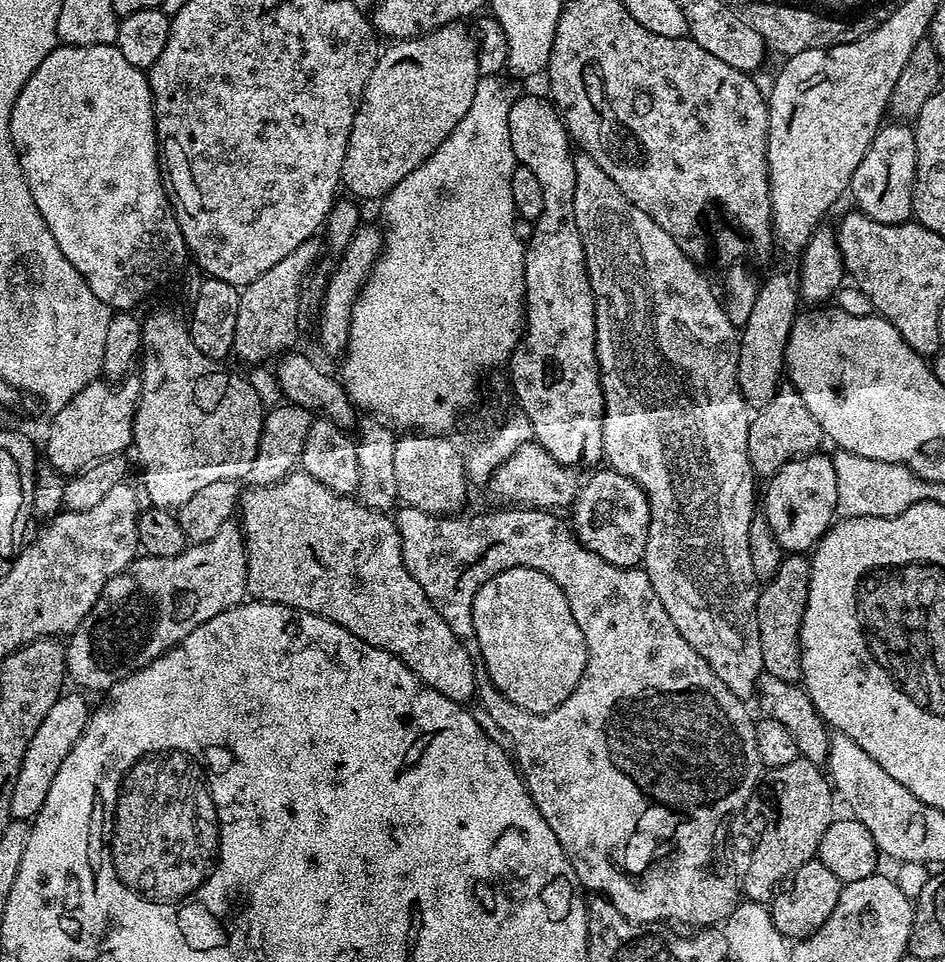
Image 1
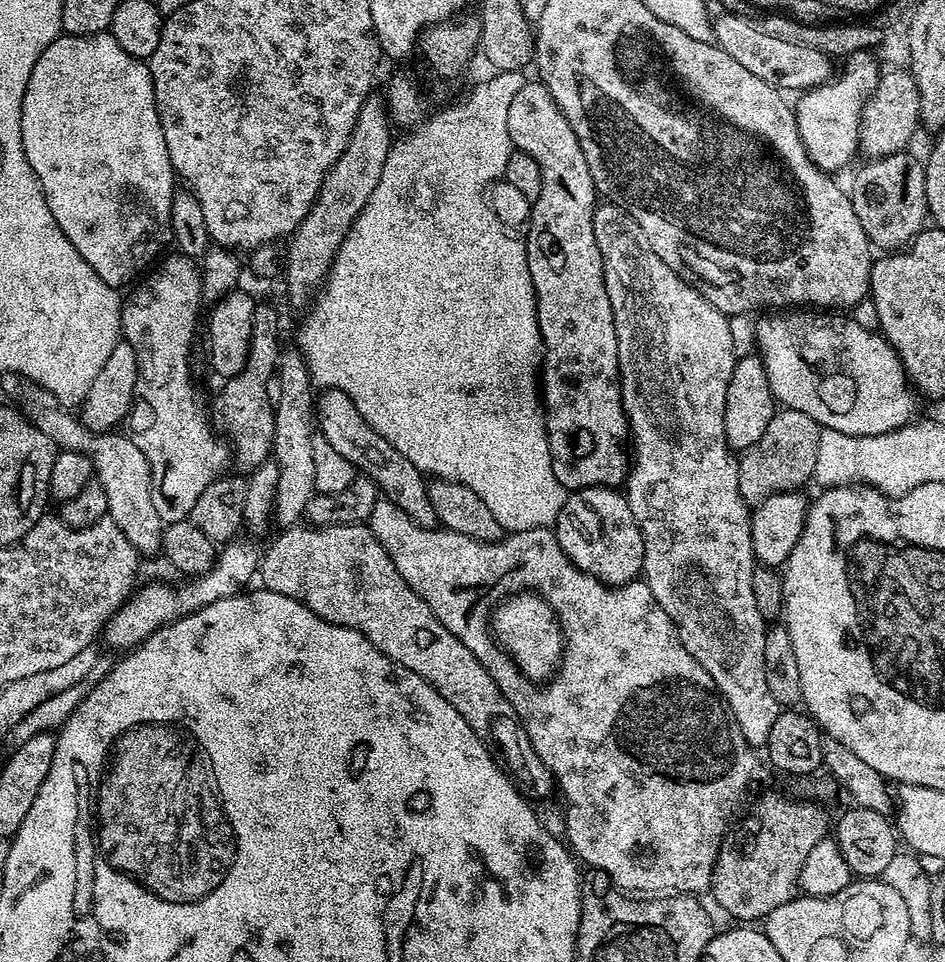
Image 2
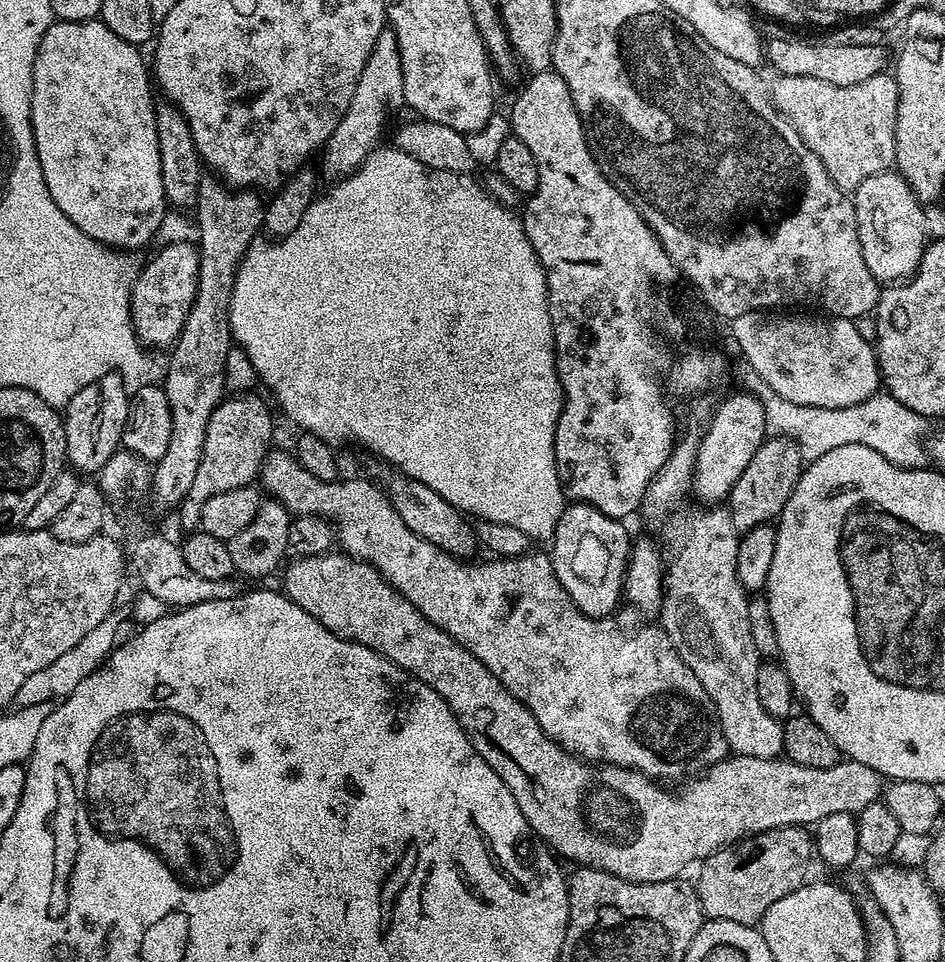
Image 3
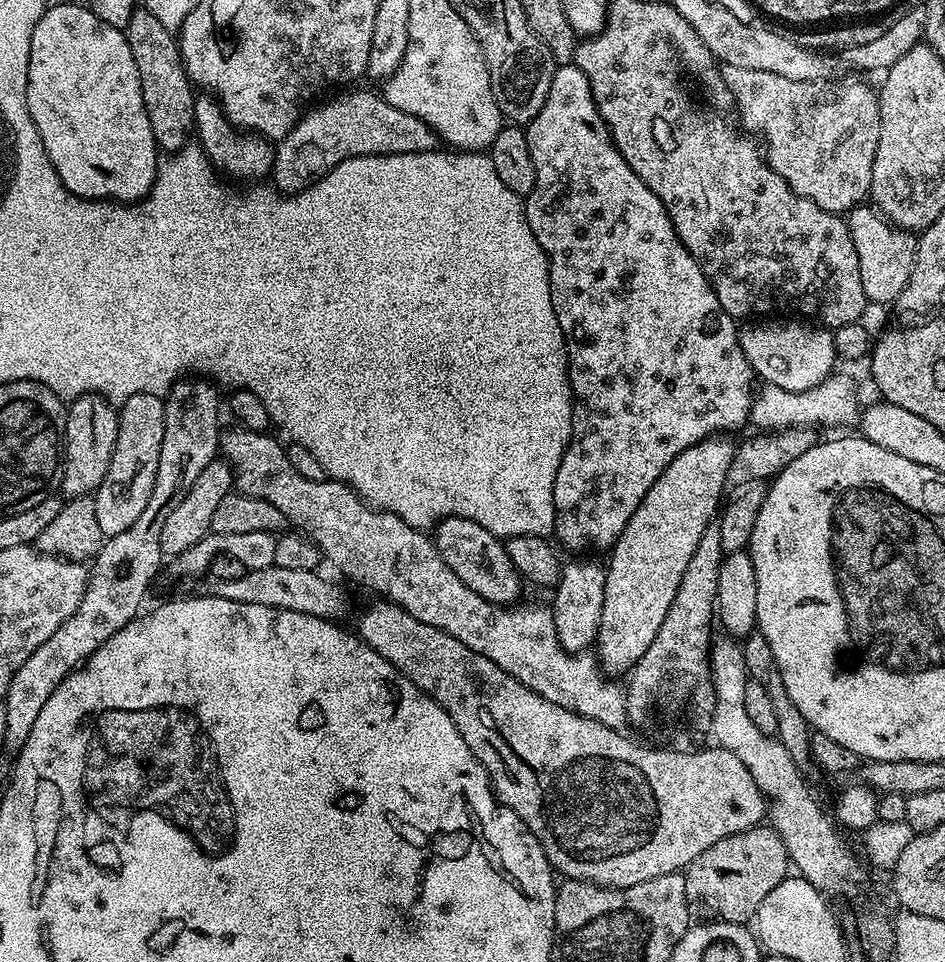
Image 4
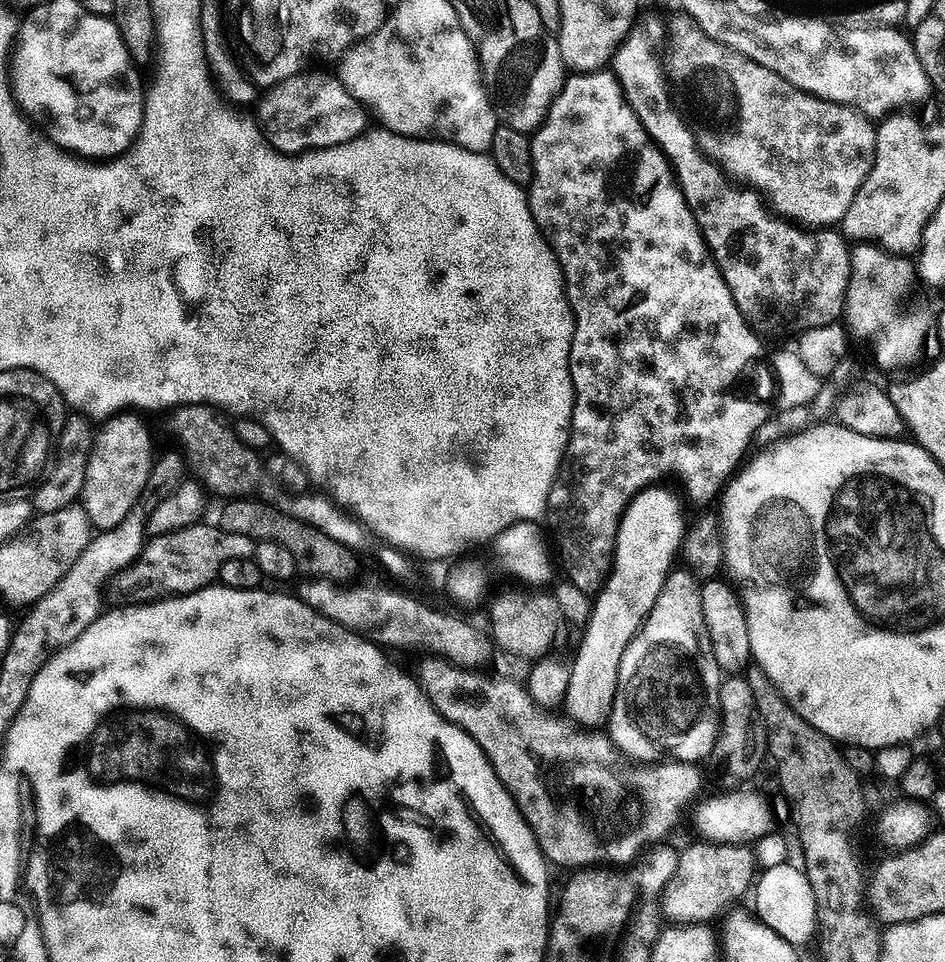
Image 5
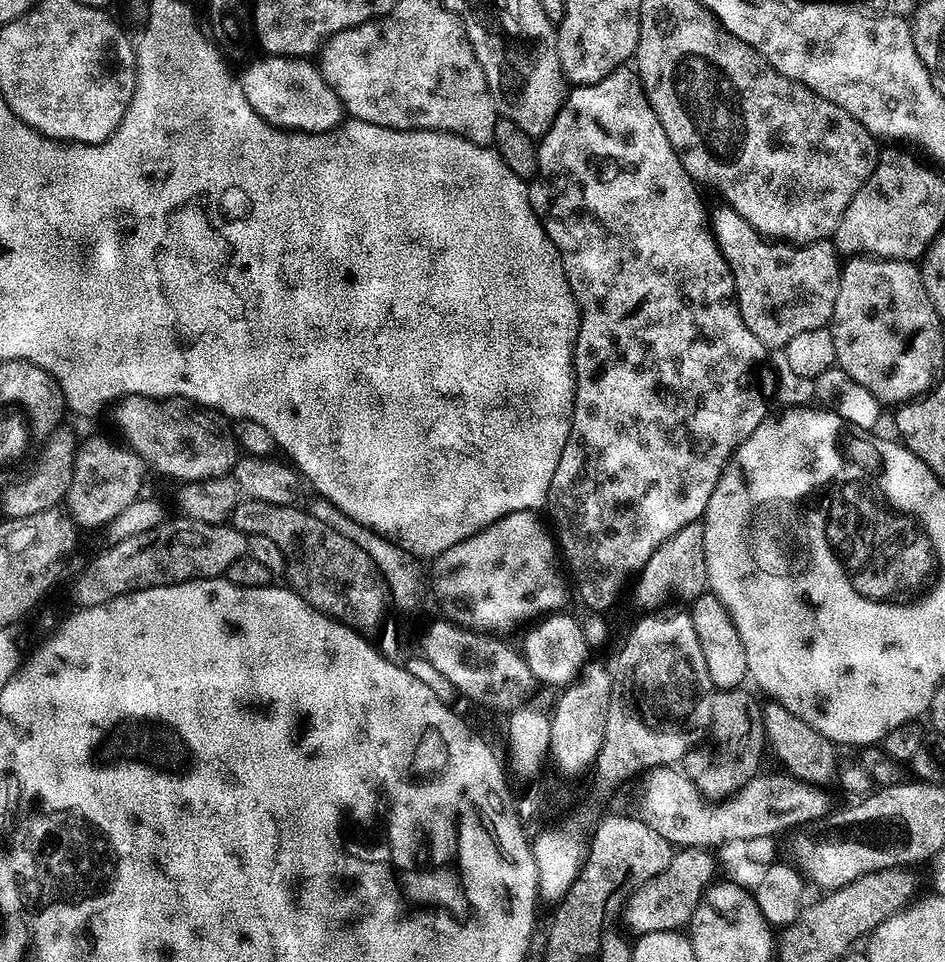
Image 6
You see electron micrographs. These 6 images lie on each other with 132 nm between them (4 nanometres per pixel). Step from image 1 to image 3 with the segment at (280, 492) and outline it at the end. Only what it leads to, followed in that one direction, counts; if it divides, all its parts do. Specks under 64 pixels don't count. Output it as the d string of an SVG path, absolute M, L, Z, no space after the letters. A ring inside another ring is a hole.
M329 550L320 556L301 556L291 562L292 565L289 563L283 569L284 595L300 604L306 614L318 618L326 630L373 648L439 694L446 706L450 706L454 718L458 718L476 753L492 767L498 778L502 778L502 782L506 782L529 828L557 857L573 860L573 865L597 868L635 884L675 880L687 864L695 865L712 852L727 848L746 836L771 828L814 826L826 818L826 814L858 814L884 795L885 777L878 770L847 758L834 766L811 768L794 764L787 758L729 754L717 764L707 765L703 769L704 776L690 781L681 792L667 792L660 785L663 783L637 768L589 762L549 738L522 701L514 698L514 694L510 694L510 690L506 690L506 686L502 686L502 682L498 682L498 678L494 678L494 674L490 674L490 670L470 654L470 650L434 626L434 622L426 619L398 589L391 588L373 564L355 560L340 550Z

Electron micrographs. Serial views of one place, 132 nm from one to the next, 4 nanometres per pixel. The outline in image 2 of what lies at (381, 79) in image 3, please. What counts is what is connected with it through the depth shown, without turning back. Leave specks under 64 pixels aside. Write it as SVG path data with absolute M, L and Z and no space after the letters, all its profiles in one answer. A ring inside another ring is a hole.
M370 94L366 102L362 102L362 110L358 110L358 122L350 134L350 142L346 142L346 150L342 150L338 162L334 162L326 174L316 195L316 203L287 241L288 254L286 250L282 280L288 283L288 300L296 308L303 309L328 279L334 258L350 226L370 200L370 194L374 194L374 186L378 186L378 178L382 178L382 166L386 166L386 158L394 147L394 128L390 123L388 105L383 95L376 95Z

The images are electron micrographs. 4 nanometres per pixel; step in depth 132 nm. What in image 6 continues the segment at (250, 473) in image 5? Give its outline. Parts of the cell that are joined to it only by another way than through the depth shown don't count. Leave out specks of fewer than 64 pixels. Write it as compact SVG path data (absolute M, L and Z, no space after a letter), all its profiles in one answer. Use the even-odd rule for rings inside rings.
M125 396L111 412L116 419L116 428L120 431L119 439L132 451L137 452L145 465L151 471L153 468L160 476L169 476L170 479L176 480L175 482L213 480L225 476L236 465L238 459L236 437L230 431L229 421L213 408L193 407L189 401L175 398L158 400L150 396Z

